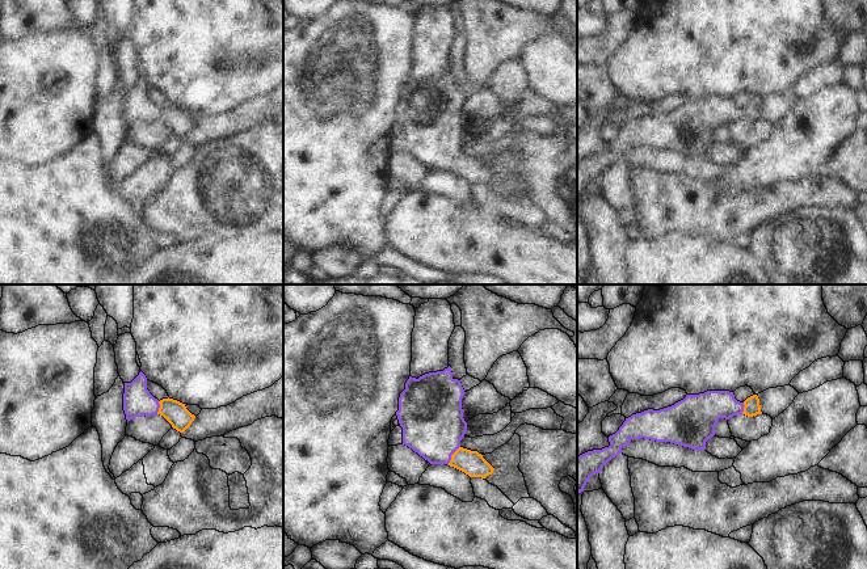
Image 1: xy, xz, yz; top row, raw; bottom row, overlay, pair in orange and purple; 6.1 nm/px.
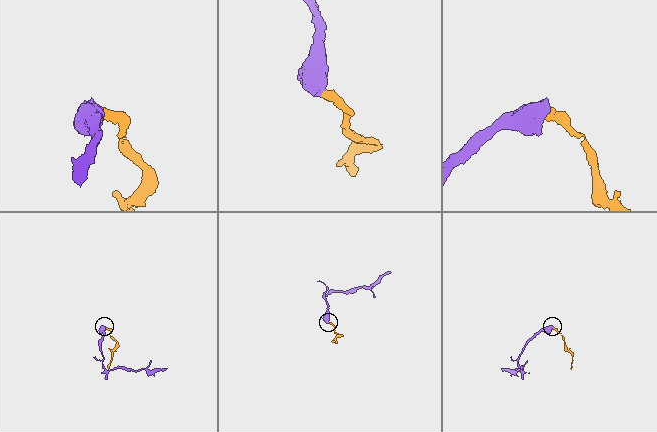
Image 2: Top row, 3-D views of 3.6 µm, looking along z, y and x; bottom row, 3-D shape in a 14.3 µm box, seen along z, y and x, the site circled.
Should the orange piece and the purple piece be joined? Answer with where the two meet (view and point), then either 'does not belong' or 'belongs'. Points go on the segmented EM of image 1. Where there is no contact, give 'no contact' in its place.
meets orange in xz at (451, 455); belongs

